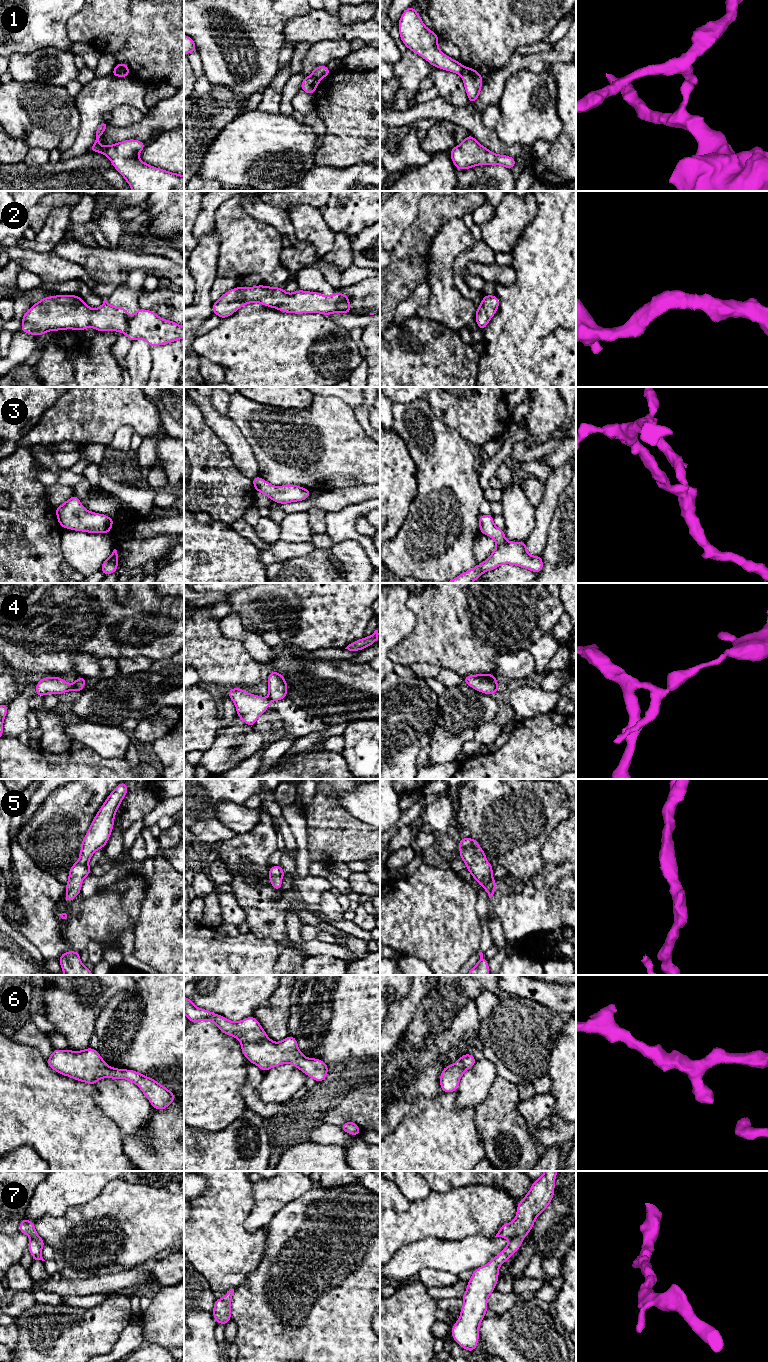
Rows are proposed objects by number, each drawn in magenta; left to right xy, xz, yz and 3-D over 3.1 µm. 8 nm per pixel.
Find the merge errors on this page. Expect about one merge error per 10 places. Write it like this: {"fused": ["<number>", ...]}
{"fused": ["1", "4"]}

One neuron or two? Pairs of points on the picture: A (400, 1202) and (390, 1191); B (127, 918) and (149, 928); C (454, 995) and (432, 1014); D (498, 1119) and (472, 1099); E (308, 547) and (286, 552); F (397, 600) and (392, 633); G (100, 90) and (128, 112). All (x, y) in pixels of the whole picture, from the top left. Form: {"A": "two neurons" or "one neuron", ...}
{"A": "one neuron", "B": "two neurons", "C": "one neuron", "D": "two neurons", "E": "one neuron", "F": "one neuron", "G": "two neurons"}

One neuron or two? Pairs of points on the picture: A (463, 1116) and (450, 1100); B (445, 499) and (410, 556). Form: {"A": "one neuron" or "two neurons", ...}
{"A": "one neuron", "B": "one neuron"}

